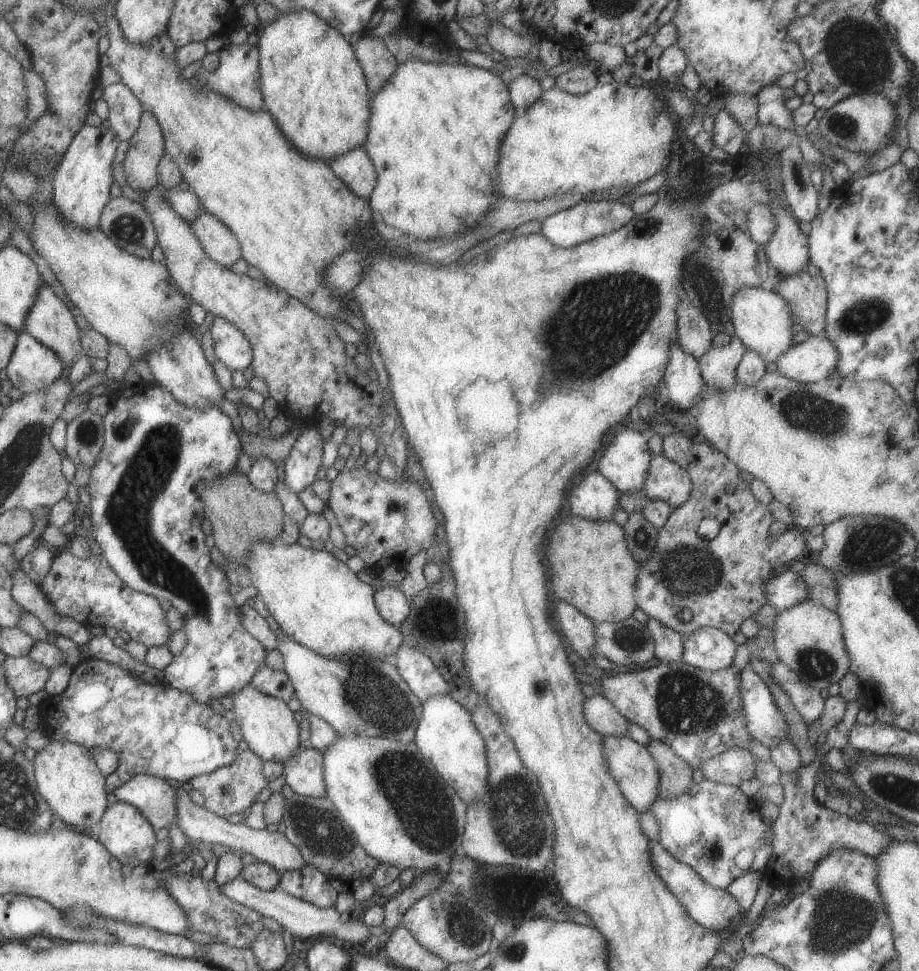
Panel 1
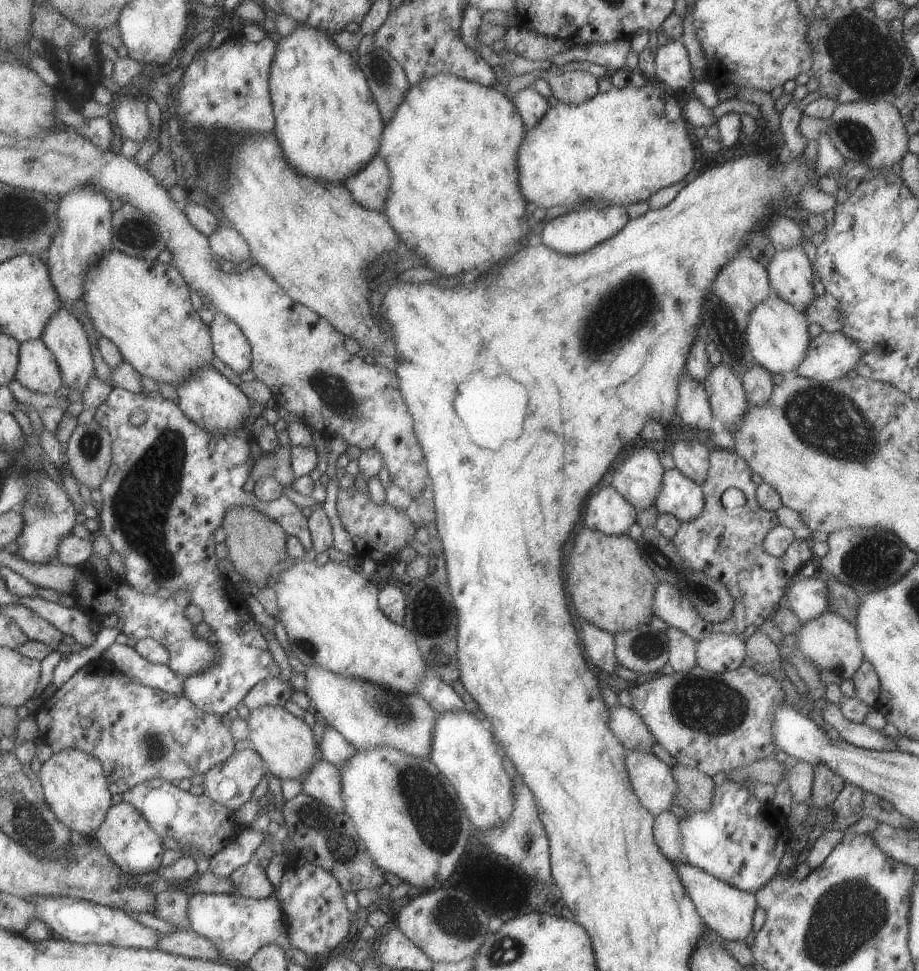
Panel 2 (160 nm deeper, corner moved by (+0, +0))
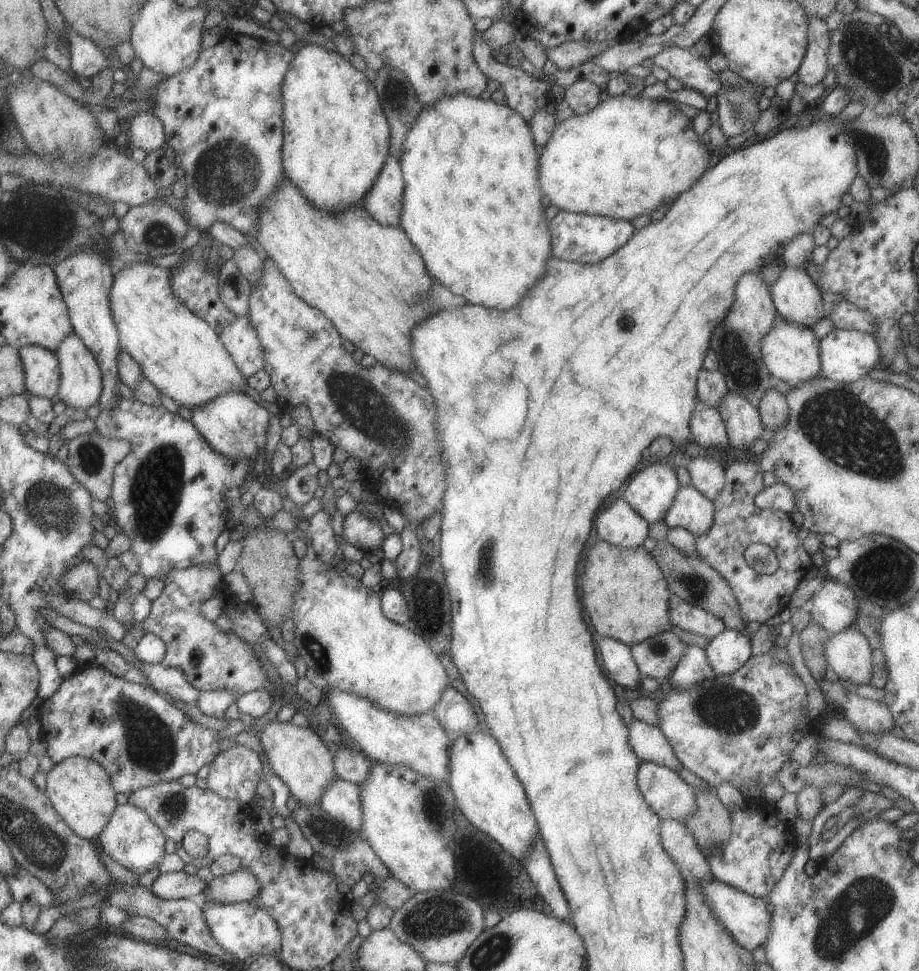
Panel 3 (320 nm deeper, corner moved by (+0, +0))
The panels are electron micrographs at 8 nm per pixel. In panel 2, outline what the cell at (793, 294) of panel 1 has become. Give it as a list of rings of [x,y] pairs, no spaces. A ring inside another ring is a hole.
[[[825,292],[814,297],[806,307],[805,314],[809,322],[816,322],[825,332],[839,331],[844,321],[836,298]]]

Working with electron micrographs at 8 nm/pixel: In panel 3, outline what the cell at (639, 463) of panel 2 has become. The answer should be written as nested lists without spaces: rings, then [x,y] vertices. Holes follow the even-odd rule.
[[[655,462],[627,480],[624,501],[649,525],[663,521],[680,487],[671,463]]]

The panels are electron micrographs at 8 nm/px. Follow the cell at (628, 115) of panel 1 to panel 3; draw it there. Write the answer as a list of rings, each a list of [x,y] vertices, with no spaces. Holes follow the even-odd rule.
[[[621,95],[616,97],[608,96],[606,100],[595,105],[585,115],[575,115],[556,123],[551,136],[538,150],[538,181],[539,190],[542,196],[547,196],[550,204],[555,205],[559,211],[569,211],[570,213],[585,213],[586,215],[599,215],[611,217],[631,222],[636,216],[649,215],[657,207],[664,203],[671,203],[677,198],[678,194],[690,189],[696,180],[711,166],[715,156],[711,156],[711,148],[702,142],[700,136],[693,130],[693,120],[685,117],[677,106],[676,101],[668,99],[648,99],[641,96],[630,97]]]

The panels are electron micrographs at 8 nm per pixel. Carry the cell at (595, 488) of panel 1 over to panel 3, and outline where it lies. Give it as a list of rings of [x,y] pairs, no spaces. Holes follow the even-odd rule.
[[[621,498],[599,510],[593,526],[601,540],[619,548],[641,547],[648,537],[648,522]]]

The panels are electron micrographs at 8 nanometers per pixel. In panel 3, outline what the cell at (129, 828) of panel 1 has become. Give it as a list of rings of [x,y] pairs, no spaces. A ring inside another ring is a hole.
[[[127,802],[115,807],[105,828],[103,828],[95,842],[99,851],[108,855],[111,860],[141,876],[159,864],[159,861],[165,855],[163,852],[165,840],[166,838],[160,828],[154,822],[151,822],[147,813]]]

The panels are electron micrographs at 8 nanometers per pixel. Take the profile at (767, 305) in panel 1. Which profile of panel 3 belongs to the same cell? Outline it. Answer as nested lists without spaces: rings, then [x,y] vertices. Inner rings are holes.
[[[777,314],[771,330],[760,340],[762,361],[774,380],[782,380],[793,387],[820,376],[819,342],[813,329],[792,323]]]

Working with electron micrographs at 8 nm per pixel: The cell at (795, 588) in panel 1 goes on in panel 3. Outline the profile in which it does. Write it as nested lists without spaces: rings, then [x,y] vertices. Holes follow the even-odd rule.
[[[831,580],[823,582],[807,602],[805,607],[812,620],[831,634],[851,625],[855,627],[859,601],[846,584]]]

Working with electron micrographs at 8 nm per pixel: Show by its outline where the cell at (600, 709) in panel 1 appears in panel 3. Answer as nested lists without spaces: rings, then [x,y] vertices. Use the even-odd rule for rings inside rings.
[[[633,719],[627,730],[630,747],[641,762],[658,764],[676,773],[683,768],[659,727]]]

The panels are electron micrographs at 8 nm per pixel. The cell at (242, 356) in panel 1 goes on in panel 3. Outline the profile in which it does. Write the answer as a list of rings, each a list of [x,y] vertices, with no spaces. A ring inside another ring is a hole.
[[[235,316],[218,337],[245,378],[264,368],[261,343],[247,316]]]

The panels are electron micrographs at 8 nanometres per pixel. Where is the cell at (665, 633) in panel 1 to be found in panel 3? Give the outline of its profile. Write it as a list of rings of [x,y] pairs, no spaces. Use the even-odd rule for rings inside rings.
[[[689,645],[670,674],[669,682],[678,691],[686,691],[715,676],[717,675],[708,663],[705,651]]]

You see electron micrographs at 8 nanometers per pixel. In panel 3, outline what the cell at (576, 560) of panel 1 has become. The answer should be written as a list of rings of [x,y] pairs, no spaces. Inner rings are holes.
[[[599,542],[589,554],[589,562],[591,566],[583,568],[579,576],[579,588],[587,588],[581,592],[581,604],[597,634],[615,638],[630,647],[670,630],[668,598],[671,593],[650,551],[643,546],[624,549]]]

